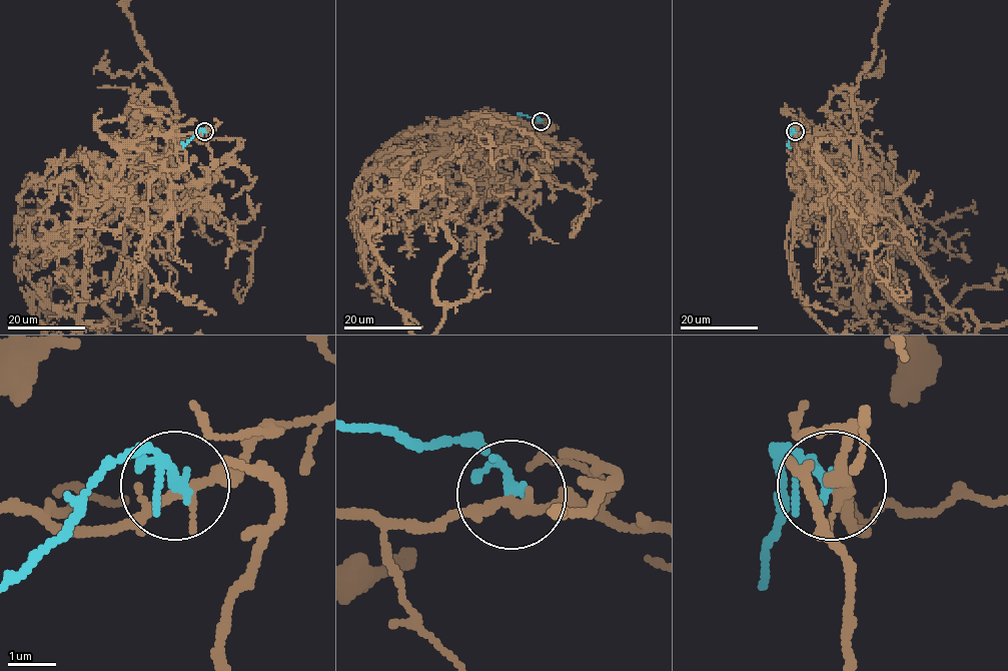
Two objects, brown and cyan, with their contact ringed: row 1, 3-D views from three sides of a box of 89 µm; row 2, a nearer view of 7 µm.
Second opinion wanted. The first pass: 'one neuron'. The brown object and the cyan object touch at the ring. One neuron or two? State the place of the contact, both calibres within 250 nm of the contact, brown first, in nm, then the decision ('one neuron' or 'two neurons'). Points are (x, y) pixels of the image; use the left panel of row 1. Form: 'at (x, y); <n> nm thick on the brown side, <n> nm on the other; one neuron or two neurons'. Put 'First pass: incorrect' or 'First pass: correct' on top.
First pass: correct
at (204, 131); 220 nm thick on the brown side, 130 nm on the other; one neuron

